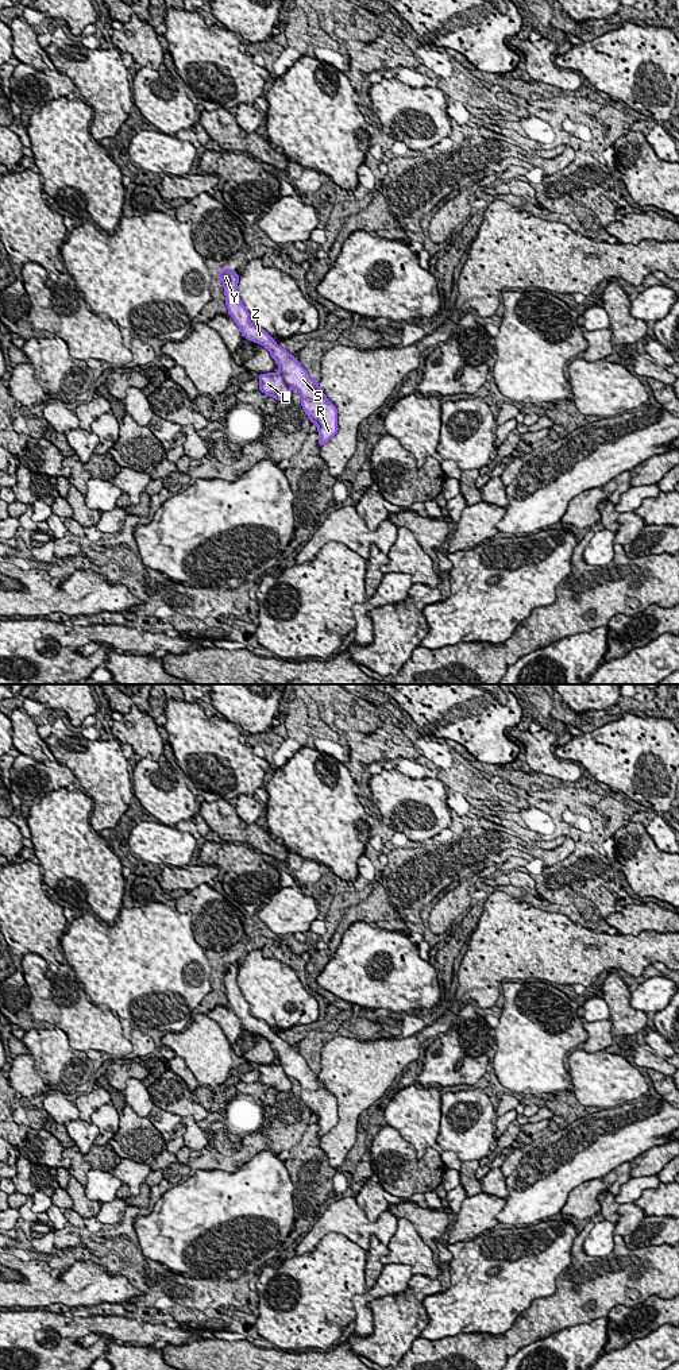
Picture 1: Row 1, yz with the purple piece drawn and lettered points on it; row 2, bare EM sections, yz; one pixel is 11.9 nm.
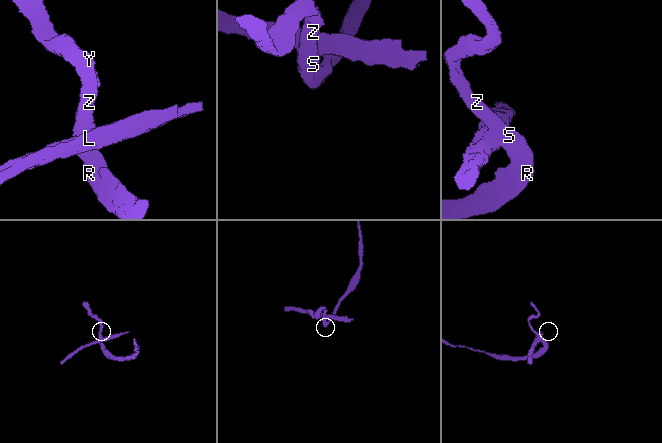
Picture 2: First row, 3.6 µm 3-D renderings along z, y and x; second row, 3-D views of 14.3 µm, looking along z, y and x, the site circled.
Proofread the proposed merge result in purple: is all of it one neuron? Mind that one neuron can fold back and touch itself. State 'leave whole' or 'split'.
split

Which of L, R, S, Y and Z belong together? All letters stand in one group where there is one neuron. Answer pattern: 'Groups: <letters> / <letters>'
Groups: L / R S Y Z

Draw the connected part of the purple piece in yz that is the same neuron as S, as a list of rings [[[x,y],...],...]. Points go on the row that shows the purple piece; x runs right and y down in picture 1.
[[[224,267],[219,274],[224,286],[228,313],[240,328],[242,335],[250,341],[266,347],[278,363],[279,374],[289,387],[296,387],[301,394],[301,406],[310,422],[317,425],[319,445],[324,445],[337,433],[337,409],[320,390],[319,383],[312,379],[306,370],[286,350],[279,347],[275,340],[265,331],[250,323],[250,313],[244,308],[238,294],[238,273]]]

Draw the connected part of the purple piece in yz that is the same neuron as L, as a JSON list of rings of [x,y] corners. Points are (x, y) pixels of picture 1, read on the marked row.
[[[274,371],[259,374],[259,390],[278,401],[288,401],[292,398],[290,387],[285,383],[282,375]]]

